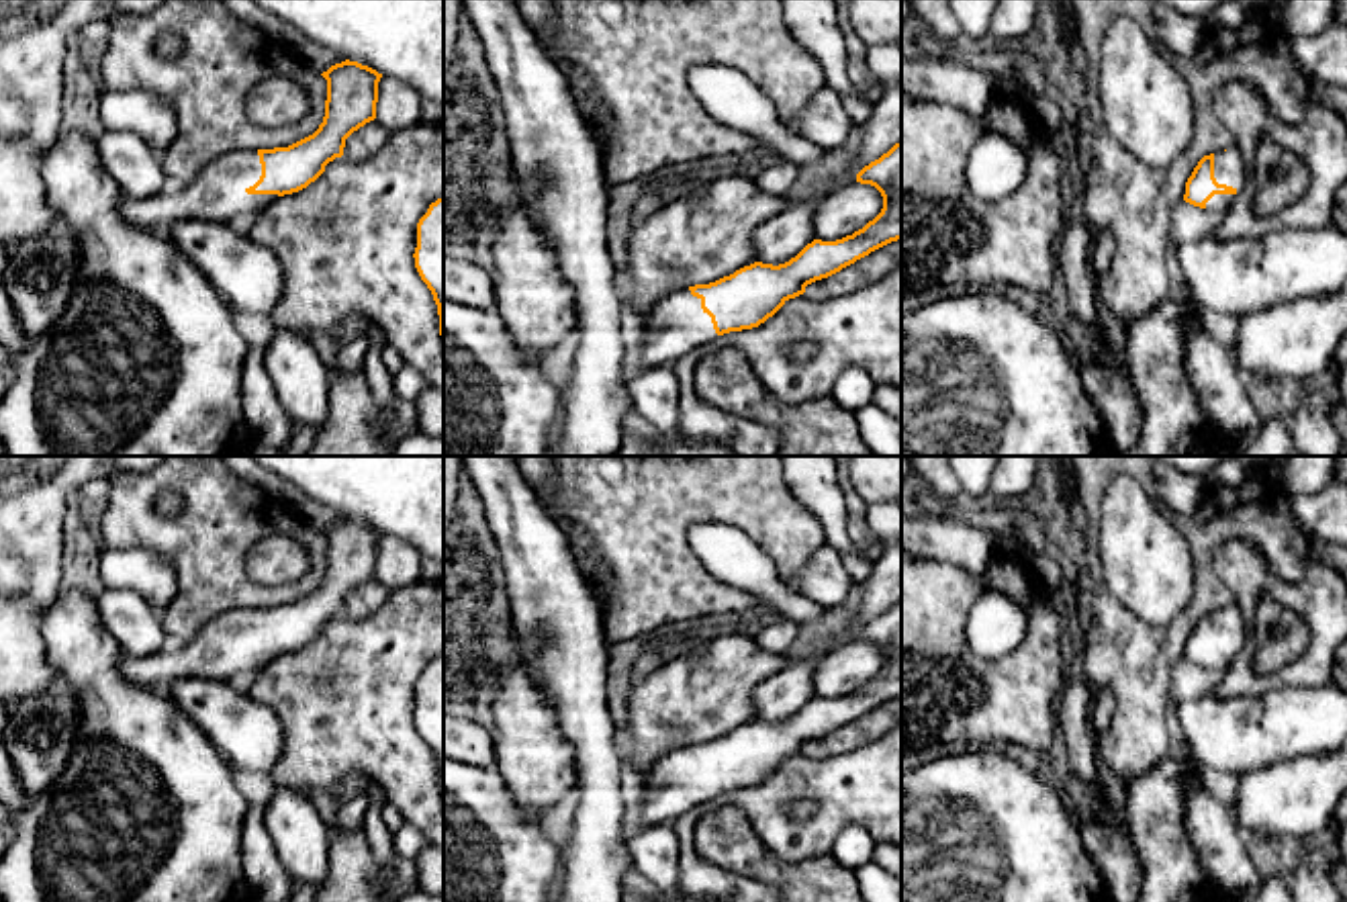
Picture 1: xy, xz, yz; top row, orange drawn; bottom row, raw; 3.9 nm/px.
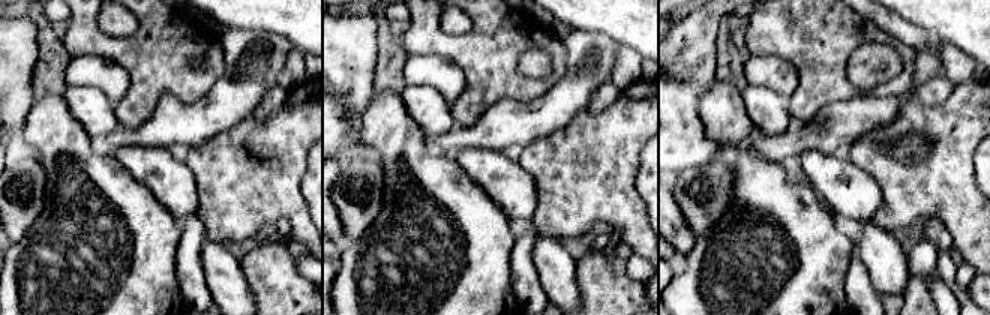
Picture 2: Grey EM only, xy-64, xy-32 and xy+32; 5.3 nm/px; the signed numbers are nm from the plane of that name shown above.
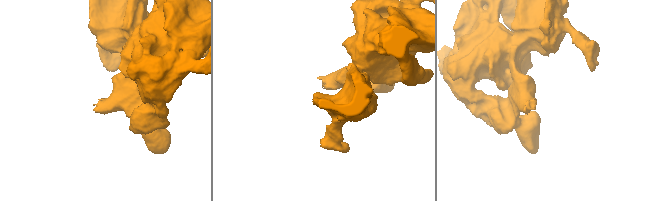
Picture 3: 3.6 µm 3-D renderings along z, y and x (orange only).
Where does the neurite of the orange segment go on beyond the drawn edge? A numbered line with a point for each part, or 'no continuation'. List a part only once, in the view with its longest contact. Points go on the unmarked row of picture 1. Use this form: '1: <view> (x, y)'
1: yz (1229, 626)

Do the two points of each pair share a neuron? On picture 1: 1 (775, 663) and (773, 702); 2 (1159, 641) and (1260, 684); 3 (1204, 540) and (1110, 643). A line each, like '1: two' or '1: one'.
1: two
2: two
3: one

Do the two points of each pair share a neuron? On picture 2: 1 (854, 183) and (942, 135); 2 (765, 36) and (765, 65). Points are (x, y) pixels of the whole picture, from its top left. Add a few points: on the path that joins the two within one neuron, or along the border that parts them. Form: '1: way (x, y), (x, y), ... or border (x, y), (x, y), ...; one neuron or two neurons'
1: border (848, 159), (876, 182), (882, 197), (878, 209); two neurons
2: border (752, 54), (779, 56), (797, 71); two neurons

